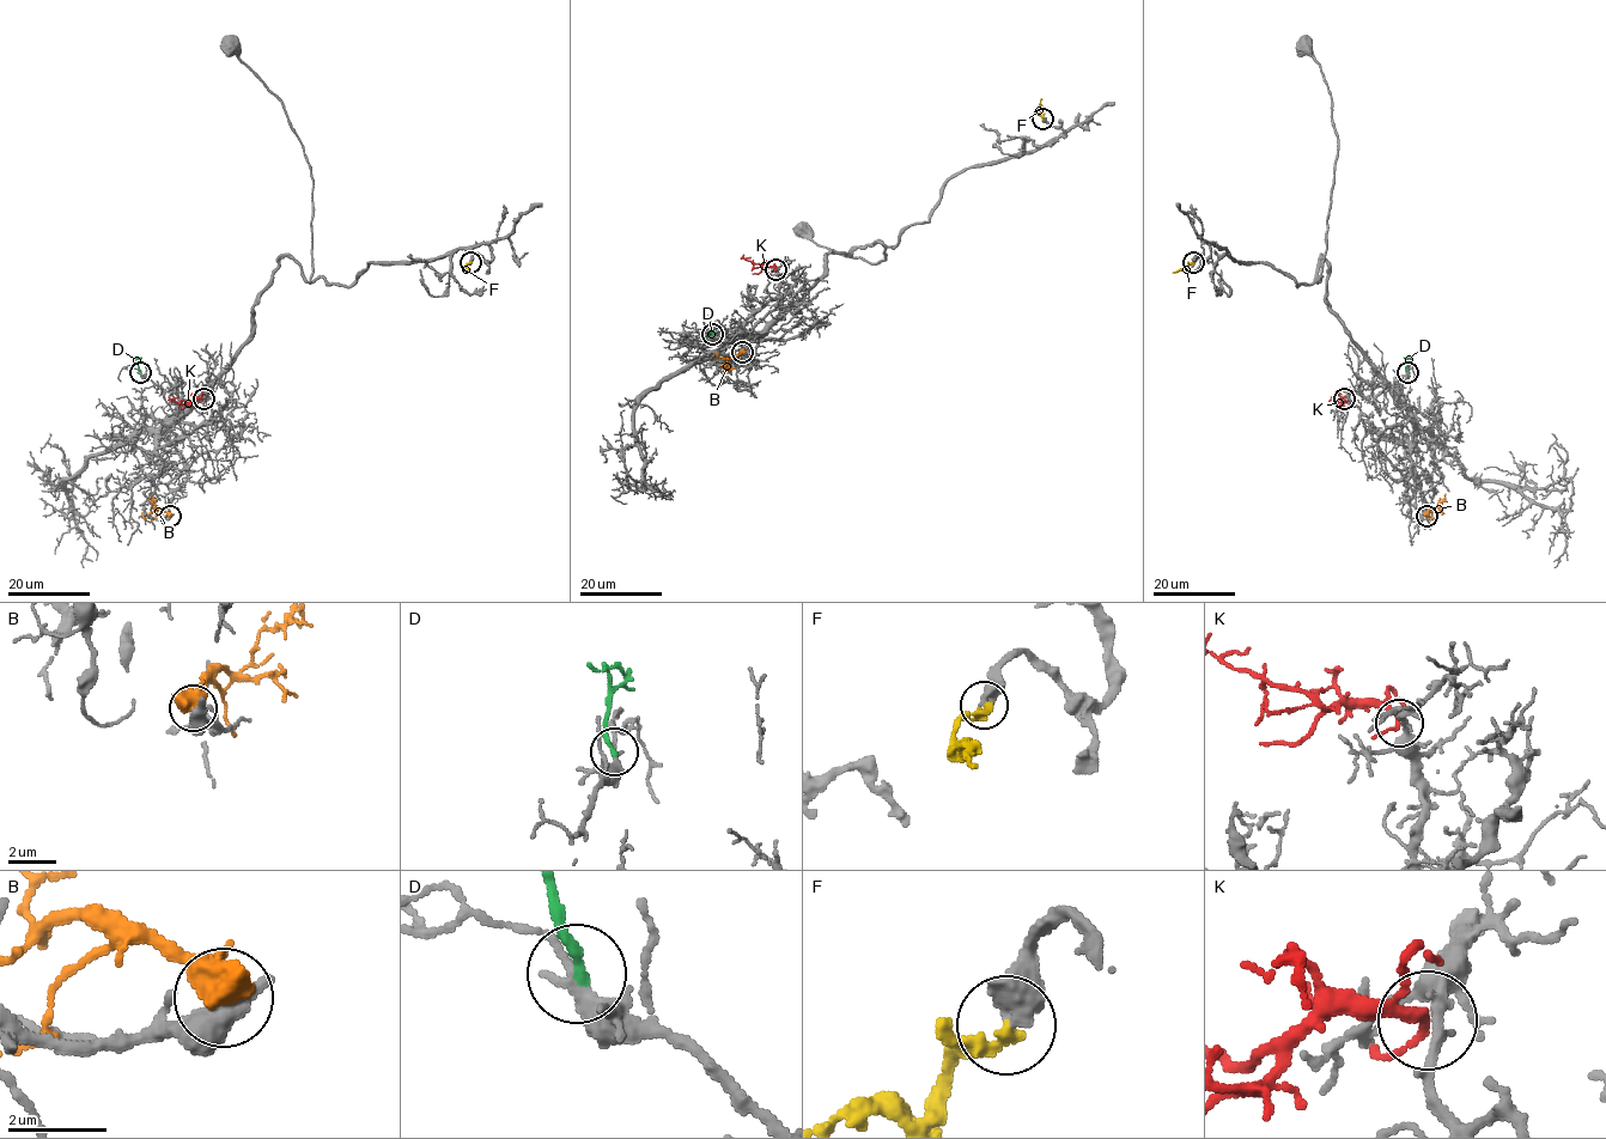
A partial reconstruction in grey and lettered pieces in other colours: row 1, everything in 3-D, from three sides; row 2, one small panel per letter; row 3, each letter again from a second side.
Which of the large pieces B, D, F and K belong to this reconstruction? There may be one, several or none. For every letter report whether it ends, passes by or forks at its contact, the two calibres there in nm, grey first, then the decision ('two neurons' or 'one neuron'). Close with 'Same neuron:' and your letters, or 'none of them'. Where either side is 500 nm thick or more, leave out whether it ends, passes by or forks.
B: 650 nm thick on the grey side, 750 nm on the other; two neurons
D: it ends there; 260 nm thick on the grey side, 240 nm on the other; two neurons
F: it ends there; 320 nm thick on the grey side, 280 nm on the other; one neuron
K: it passes by; 240 nm thick on the grey side, 190 nm on the other; two neurons
Same neuron: F

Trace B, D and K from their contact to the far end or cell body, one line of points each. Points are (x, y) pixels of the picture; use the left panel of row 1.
B: (169, 516), (154, 509), (151, 493)
D: (140, 372), (138, 360), (141, 357)
K: (202, 399), (184, 404), (171, 401)

